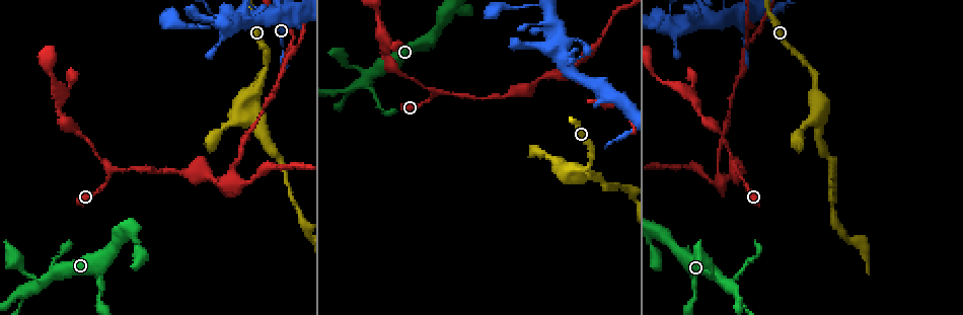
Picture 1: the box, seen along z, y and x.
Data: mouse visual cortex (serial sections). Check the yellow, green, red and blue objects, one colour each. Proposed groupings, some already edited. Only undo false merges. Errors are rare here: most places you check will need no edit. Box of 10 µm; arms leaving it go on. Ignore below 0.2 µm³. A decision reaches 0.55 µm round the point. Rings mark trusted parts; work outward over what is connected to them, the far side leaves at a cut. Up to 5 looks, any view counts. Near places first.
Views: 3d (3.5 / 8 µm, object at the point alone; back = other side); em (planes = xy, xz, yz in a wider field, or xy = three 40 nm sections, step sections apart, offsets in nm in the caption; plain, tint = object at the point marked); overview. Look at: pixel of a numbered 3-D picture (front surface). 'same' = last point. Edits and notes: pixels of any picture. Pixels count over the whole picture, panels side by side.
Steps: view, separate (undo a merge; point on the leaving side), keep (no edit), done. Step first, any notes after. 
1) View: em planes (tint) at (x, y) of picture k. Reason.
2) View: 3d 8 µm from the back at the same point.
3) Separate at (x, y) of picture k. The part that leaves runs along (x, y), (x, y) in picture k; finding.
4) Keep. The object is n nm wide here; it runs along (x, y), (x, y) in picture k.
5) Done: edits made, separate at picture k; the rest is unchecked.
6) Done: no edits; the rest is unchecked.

View: 3d 3.5 µm at (345, 93) of picture 1. Three-way junction.

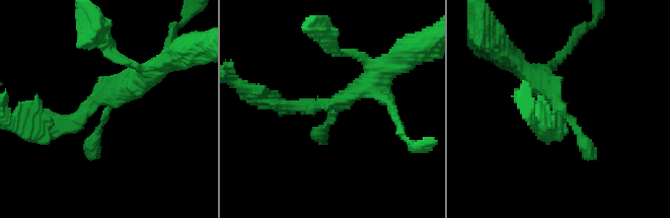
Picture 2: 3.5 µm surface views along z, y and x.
Keep. 3 arms meet here; the arms are 150, 200, 350 nm wide; it runs along (156, 68), (51, 128) in picture 2; continuous, no second cell.

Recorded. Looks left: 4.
View: 3d 8 µm from the back at (739, 172) of picture 1. A fork.

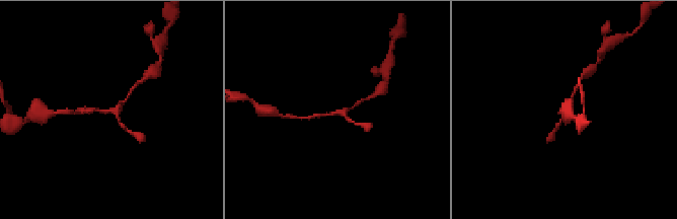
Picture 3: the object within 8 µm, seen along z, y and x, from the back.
View: em xy step 5 (tint) at the same point.

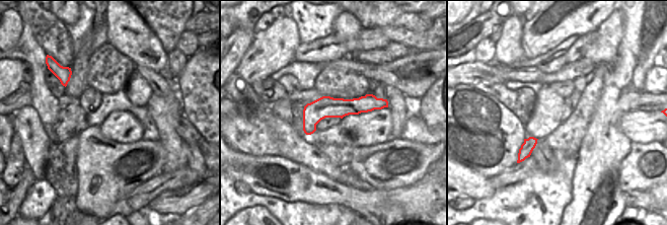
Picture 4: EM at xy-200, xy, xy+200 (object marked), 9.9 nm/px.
Keep. All the same cell.

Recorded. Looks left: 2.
Done: no edits; the rest is unchecked.

